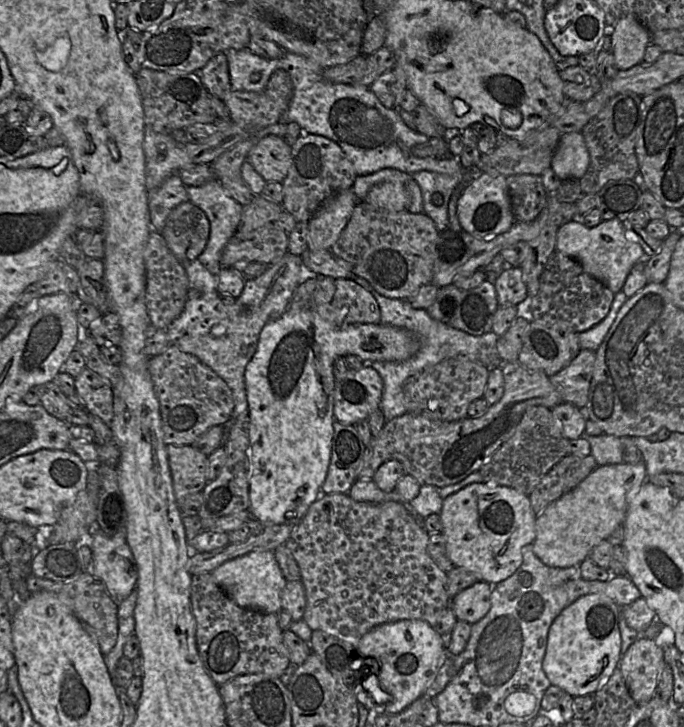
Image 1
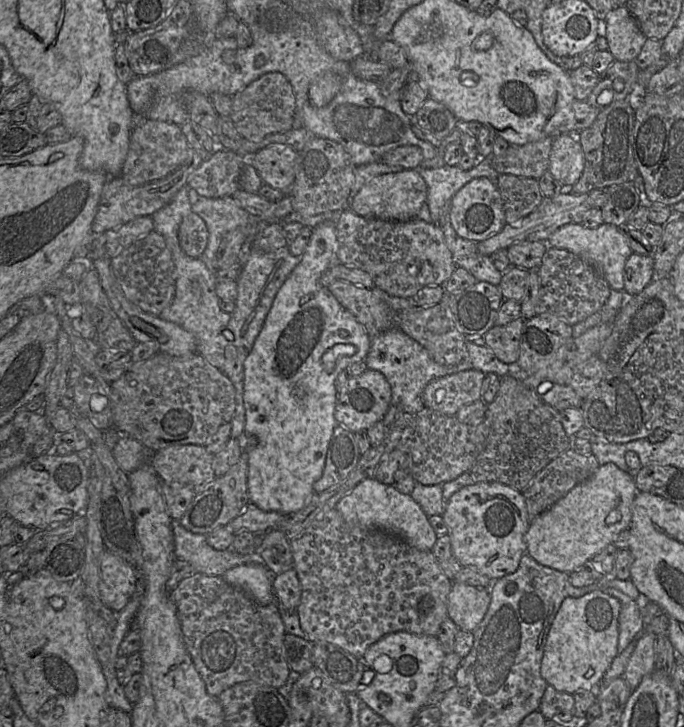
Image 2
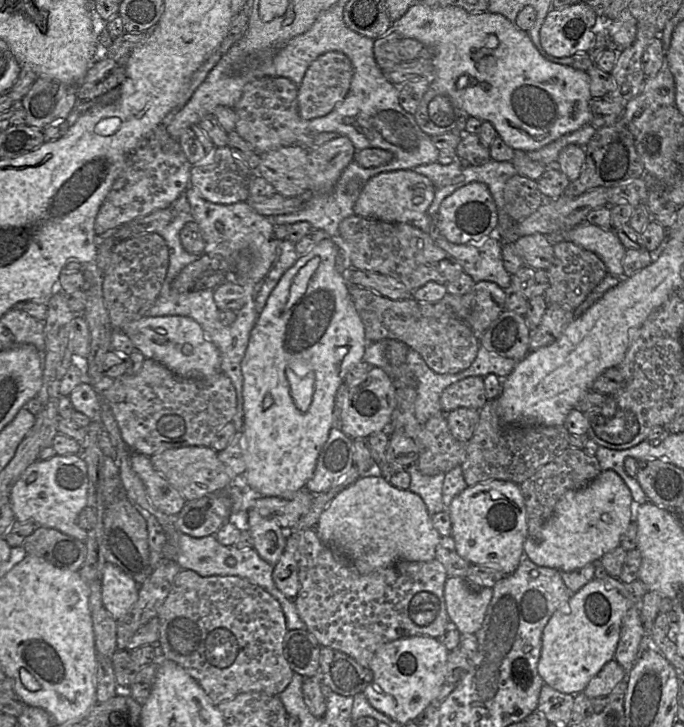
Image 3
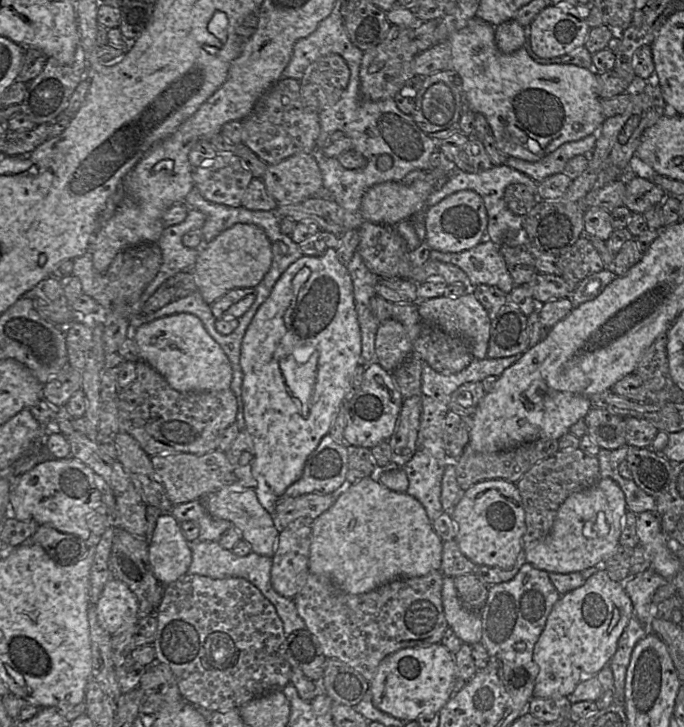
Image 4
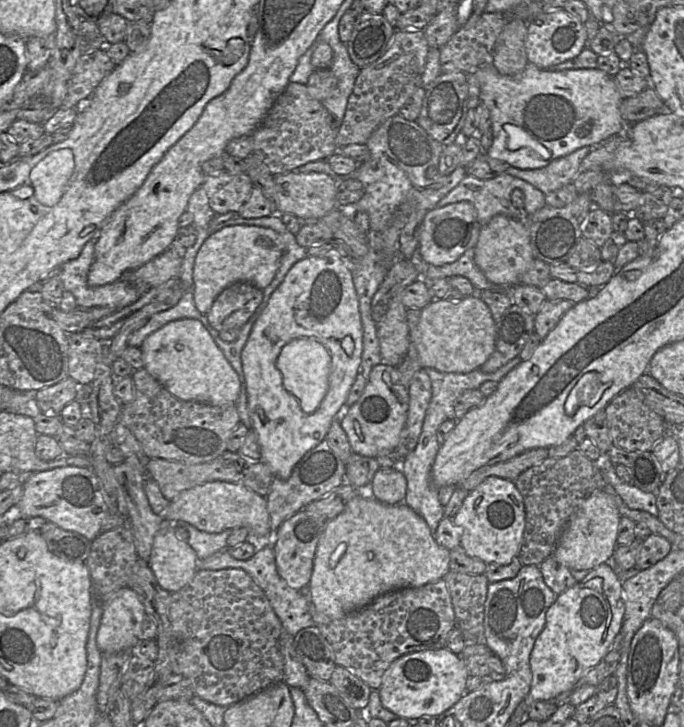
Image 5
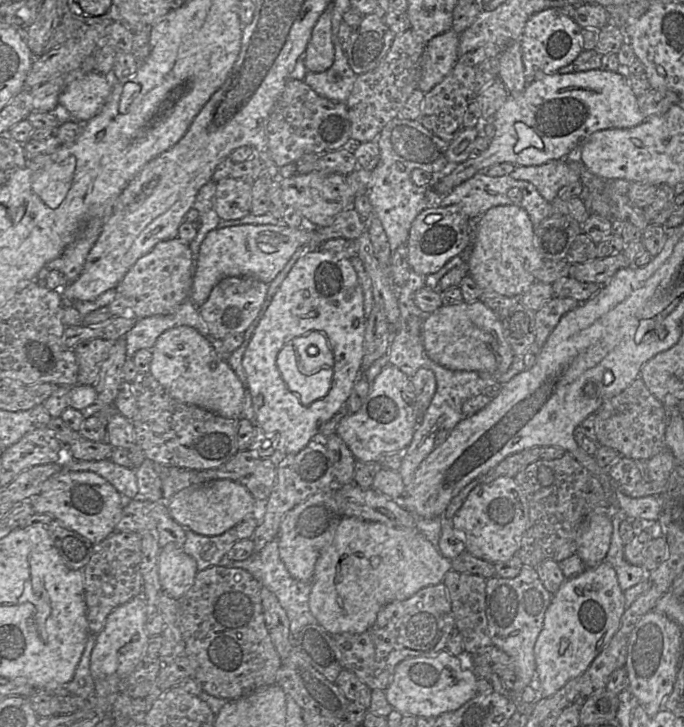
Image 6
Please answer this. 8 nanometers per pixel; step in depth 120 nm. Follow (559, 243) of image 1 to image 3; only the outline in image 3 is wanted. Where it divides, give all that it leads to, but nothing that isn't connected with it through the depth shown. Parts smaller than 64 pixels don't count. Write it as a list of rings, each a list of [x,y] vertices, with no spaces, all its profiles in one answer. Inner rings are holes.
[[[583,222],[567,230],[565,241],[595,253],[604,262],[608,274],[615,277],[623,275],[622,260],[626,249],[614,229]]]

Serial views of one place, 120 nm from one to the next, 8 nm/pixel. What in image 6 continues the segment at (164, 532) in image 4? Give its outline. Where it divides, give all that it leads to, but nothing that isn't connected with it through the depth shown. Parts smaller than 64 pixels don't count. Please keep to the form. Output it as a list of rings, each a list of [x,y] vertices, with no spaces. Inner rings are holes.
[[[174,543],[162,547],[158,562],[162,591],[179,600],[193,585],[198,573],[196,560]]]

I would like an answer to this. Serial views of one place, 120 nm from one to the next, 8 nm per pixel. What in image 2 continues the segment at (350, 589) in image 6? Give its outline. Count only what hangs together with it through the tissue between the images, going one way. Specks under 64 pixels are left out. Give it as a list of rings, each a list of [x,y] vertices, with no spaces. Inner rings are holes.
[[[374,477],[358,483],[337,502],[335,509],[349,524],[393,535],[420,551],[431,551],[438,538],[428,521],[429,517],[411,495],[401,493],[394,485],[381,483]]]

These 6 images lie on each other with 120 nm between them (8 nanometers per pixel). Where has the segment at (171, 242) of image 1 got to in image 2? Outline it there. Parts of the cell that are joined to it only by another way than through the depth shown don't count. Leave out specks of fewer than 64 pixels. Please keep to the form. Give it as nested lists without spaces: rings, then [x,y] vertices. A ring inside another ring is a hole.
[[[193,211],[187,214],[178,230],[178,240],[185,254],[198,258],[208,243],[208,229],[204,220]]]

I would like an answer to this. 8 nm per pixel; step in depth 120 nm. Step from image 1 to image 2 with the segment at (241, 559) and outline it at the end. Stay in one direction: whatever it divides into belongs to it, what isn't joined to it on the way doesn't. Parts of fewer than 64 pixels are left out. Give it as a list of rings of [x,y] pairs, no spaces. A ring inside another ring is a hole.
[[[238,565],[227,570],[222,577],[228,584],[246,593],[258,605],[276,603],[273,579],[265,565]]]

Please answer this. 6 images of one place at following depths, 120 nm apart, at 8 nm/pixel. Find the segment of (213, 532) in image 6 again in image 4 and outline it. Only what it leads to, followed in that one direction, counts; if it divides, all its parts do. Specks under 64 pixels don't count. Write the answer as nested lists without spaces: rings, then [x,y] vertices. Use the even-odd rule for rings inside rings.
[[[238,485],[226,486],[199,500],[212,517],[232,522],[241,533],[242,539],[250,543],[253,552],[268,557],[274,556],[280,530],[276,528],[270,512],[261,505],[254,489]]]

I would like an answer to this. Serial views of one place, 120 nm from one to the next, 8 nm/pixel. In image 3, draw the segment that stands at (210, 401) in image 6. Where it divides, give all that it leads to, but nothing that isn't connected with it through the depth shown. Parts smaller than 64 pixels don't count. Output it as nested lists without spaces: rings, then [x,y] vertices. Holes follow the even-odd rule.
[[[144,316],[124,324],[122,331],[146,359],[160,362],[177,376],[201,379],[221,372],[219,350],[206,337],[201,326],[190,317]]]

